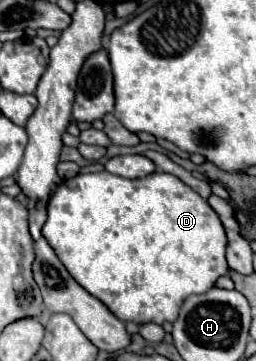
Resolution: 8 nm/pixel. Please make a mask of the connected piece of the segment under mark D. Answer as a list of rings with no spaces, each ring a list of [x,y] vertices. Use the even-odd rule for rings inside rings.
[[[107,170],[101,172],[89,172],[89,174],[77,174],[69,180],[65,180],[55,194],[51,196],[51,200],[47,202],[47,222],[43,224],[41,234],[45,236],[45,240],[51,244],[51,248],[55,250],[55,254],[59,256],[59,260],[63,262],[63,266],[69,270],[69,274],[95,298],[99,298],[103,304],[109,306],[109,310],[123,322],[137,322],[137,324],[145,324],[145,322],[173,322],[175,316],[179,316],[179,308],[181,302],[191,296],[191,294],[203,294],[209,292],[219,276],[229,274],[227,268],[227,260],[225,260],[225,246],[227,246],[227,238],[225,238],[225,230],[223,224],[219,220],[219,216],[215,214],[215,210],[207,204],[207,200],[203,200],[195,190],[191,190],[187,184],[183,184],[177,176],[155,170],[153,174],[145,176],[145,178],[121,178],[115,176]]]

